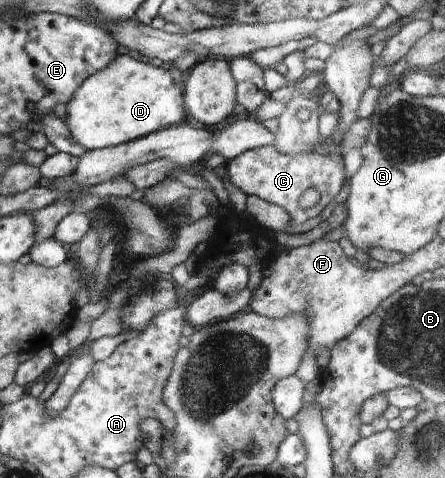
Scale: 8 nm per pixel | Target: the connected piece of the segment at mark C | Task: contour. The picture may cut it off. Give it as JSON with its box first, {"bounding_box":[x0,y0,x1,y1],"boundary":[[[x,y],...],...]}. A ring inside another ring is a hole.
{"bounding_box":[225,145,348,232],"boundary":[[[269,145],[242,152],[239,156],[227,161],[225,167],[231,184],[234,184],[247,195],[257,195],[267,202],[283,207],[291,216],[294,225],[288,225],[287,232],[295,232],[295,226],[305,222],[311,216],[318,216],[326,206],[339,194],[341,187],[347,182],[348,174],[343,164],[343,156],[339,154],[319,155],[317,152],[300,155],[285,154]],[[315,188],[319,198],[312,209],[299,205],[305,190]]]}

